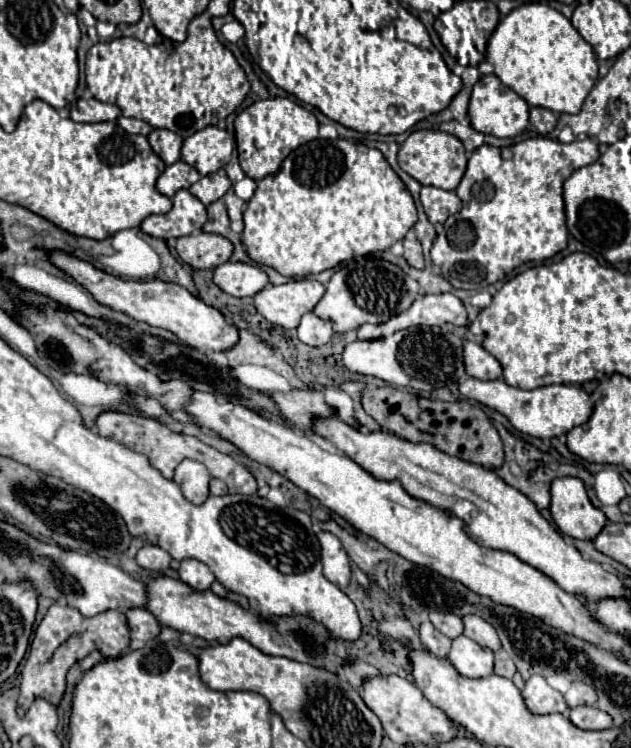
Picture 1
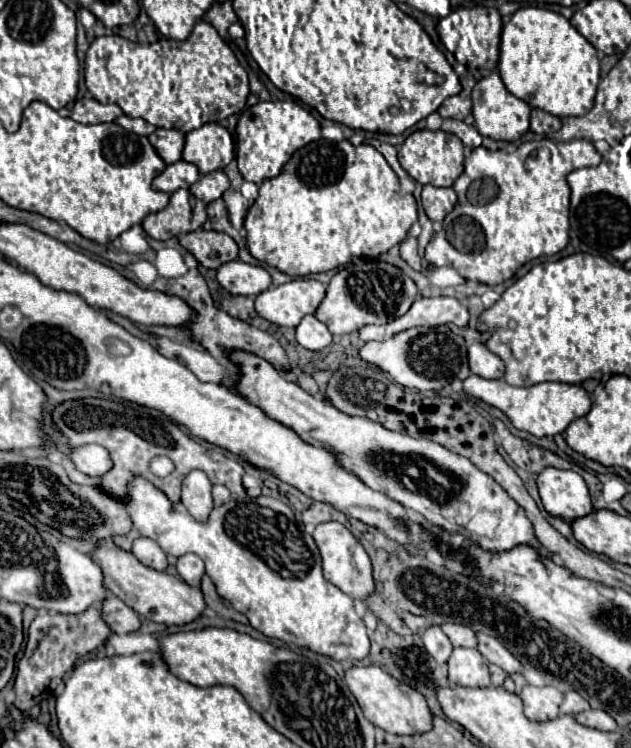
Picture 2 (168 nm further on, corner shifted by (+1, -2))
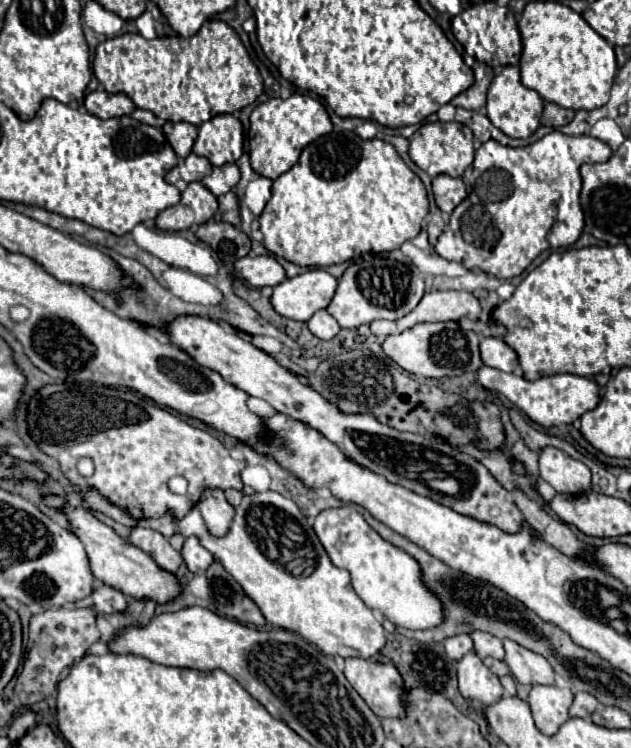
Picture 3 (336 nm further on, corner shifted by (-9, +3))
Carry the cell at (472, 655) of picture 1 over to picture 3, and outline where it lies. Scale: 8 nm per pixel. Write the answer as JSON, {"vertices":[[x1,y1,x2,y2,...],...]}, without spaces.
{"vertices":[[468,652,458,660,458,684,464,698,476,698,482,704,492,704,504,696,500,678,476,652]]}

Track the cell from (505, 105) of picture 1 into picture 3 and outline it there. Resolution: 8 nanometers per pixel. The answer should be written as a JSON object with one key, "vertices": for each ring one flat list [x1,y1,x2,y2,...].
{"vertices":[[504,66,504,70,498,76,494,76,494,80,488,88,486,116,506,136,510,136,510,138,528,138,530,134,534,134,536,128,540,126,542,108,544,108,544,100,540,98,540,94,522,86,518,66]]}

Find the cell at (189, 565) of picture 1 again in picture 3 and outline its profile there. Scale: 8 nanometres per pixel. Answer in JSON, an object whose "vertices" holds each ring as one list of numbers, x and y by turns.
{"vertices":[[194,536,186,538,184,548,182,548,182,558,184,558,188,570,194,574,206,574,208,566,214,562,212,554,206,548,202,548,198,538,194,538]]}

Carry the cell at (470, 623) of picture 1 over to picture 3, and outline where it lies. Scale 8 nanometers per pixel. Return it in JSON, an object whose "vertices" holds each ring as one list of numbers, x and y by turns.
{"vertices":[[502,640,504,644,504,662,510,666,512,676,520,684,554,684,554,672,546,658,534,654,532,650,522,648,512,640]]}

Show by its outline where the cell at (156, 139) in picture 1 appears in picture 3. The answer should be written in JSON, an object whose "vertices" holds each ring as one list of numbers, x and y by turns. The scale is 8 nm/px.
{"vertices":[[166,122,162,126,162,130,164,130,170,146,174,148,174,152,180,158,186,158,192,152,192,144,194,144,194,138,198,134,198,130,192,124,188,124,188,122,178,122,178,124]]}

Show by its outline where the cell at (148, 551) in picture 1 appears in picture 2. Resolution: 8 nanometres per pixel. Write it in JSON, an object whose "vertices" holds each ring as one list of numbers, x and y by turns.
{"vertices":[[138,537,132,543,132,553,138,557,138,561,146,567,152,567,156,571,164,571,168,567,166,553,160,549,160,545,148,537]]}

